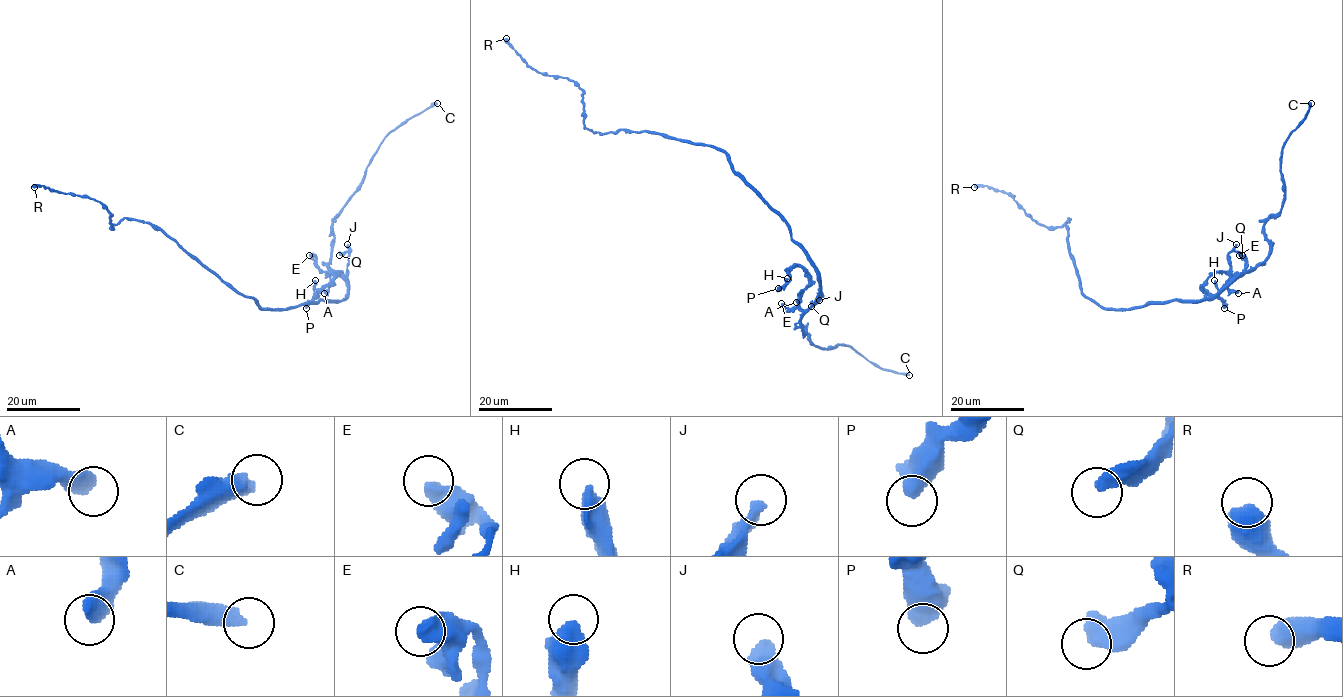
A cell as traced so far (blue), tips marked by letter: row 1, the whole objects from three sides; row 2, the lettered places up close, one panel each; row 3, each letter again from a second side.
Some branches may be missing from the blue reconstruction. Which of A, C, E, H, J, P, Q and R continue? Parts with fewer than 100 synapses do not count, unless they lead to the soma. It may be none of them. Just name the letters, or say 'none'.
C

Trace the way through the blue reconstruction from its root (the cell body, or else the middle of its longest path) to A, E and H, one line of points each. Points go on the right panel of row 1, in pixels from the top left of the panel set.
A: (1138, 306), (1216, 297), (1245, 271), (1234, 273), (1228, 281), (1227, 286), (1238, 293)
E: (1138, 306), (1216, 297), (1245, 271), (1245, 259), (1239, 255)
H: (1138, 306), (1216, 297), (1245, 271), (1214, 272), (1202, 288), (1218, 297), (1214, 280)

